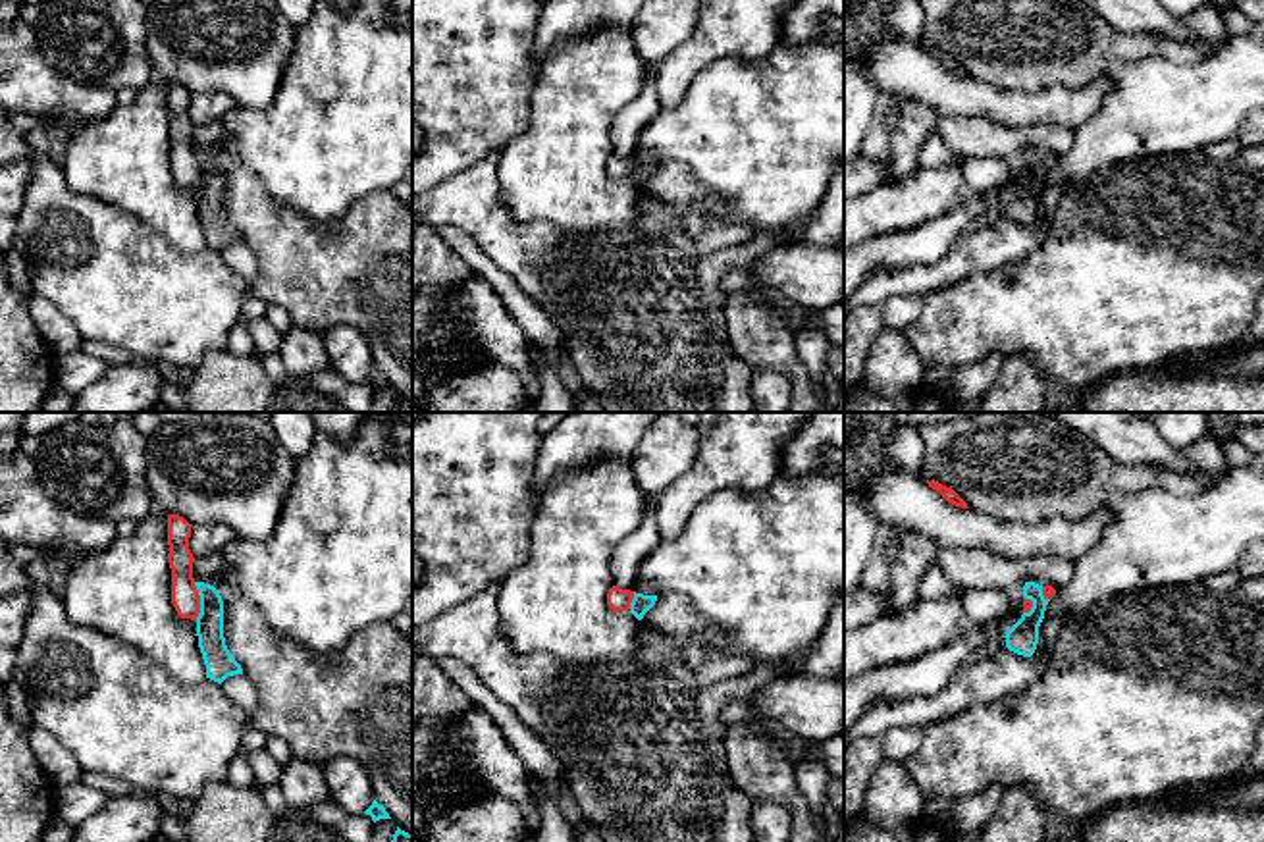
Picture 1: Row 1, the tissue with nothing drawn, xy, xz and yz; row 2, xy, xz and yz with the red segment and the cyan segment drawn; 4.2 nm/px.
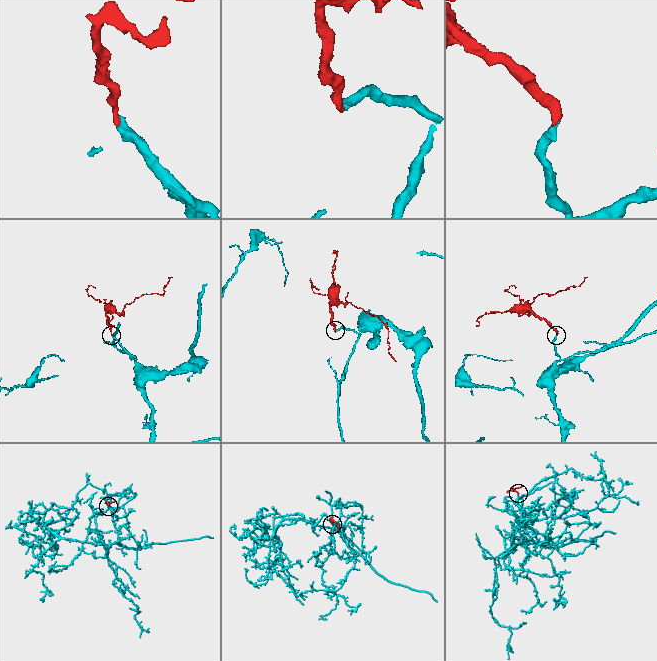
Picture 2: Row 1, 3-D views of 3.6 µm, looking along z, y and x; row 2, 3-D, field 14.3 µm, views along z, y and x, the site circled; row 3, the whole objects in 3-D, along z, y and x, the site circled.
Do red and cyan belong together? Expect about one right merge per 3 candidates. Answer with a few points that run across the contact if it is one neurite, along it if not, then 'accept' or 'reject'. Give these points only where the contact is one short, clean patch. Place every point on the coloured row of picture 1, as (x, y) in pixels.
line xy (185, 598), (199, 602), (209, 611), (216, 656); accept

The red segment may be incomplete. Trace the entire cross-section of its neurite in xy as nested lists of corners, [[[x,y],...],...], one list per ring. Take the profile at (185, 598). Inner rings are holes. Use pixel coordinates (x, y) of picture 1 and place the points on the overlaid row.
[[[168,514],[171,603],[181,618],[197,622],[206,678],[222,684],[227,676],[243,674],[243,669],[225,645],[224,601],[220,592],[193,578],[195,557],[189,549],[191,526],[183,516]]]

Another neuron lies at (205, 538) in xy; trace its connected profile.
[[[193,524],[189,549],[195,559],[222,553],[237,536],[224,524]]]

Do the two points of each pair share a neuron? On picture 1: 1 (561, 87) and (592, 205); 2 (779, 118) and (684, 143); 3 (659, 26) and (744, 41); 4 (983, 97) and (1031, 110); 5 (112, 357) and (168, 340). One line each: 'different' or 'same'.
1: same
2: same
3: different
4: same
5: different

